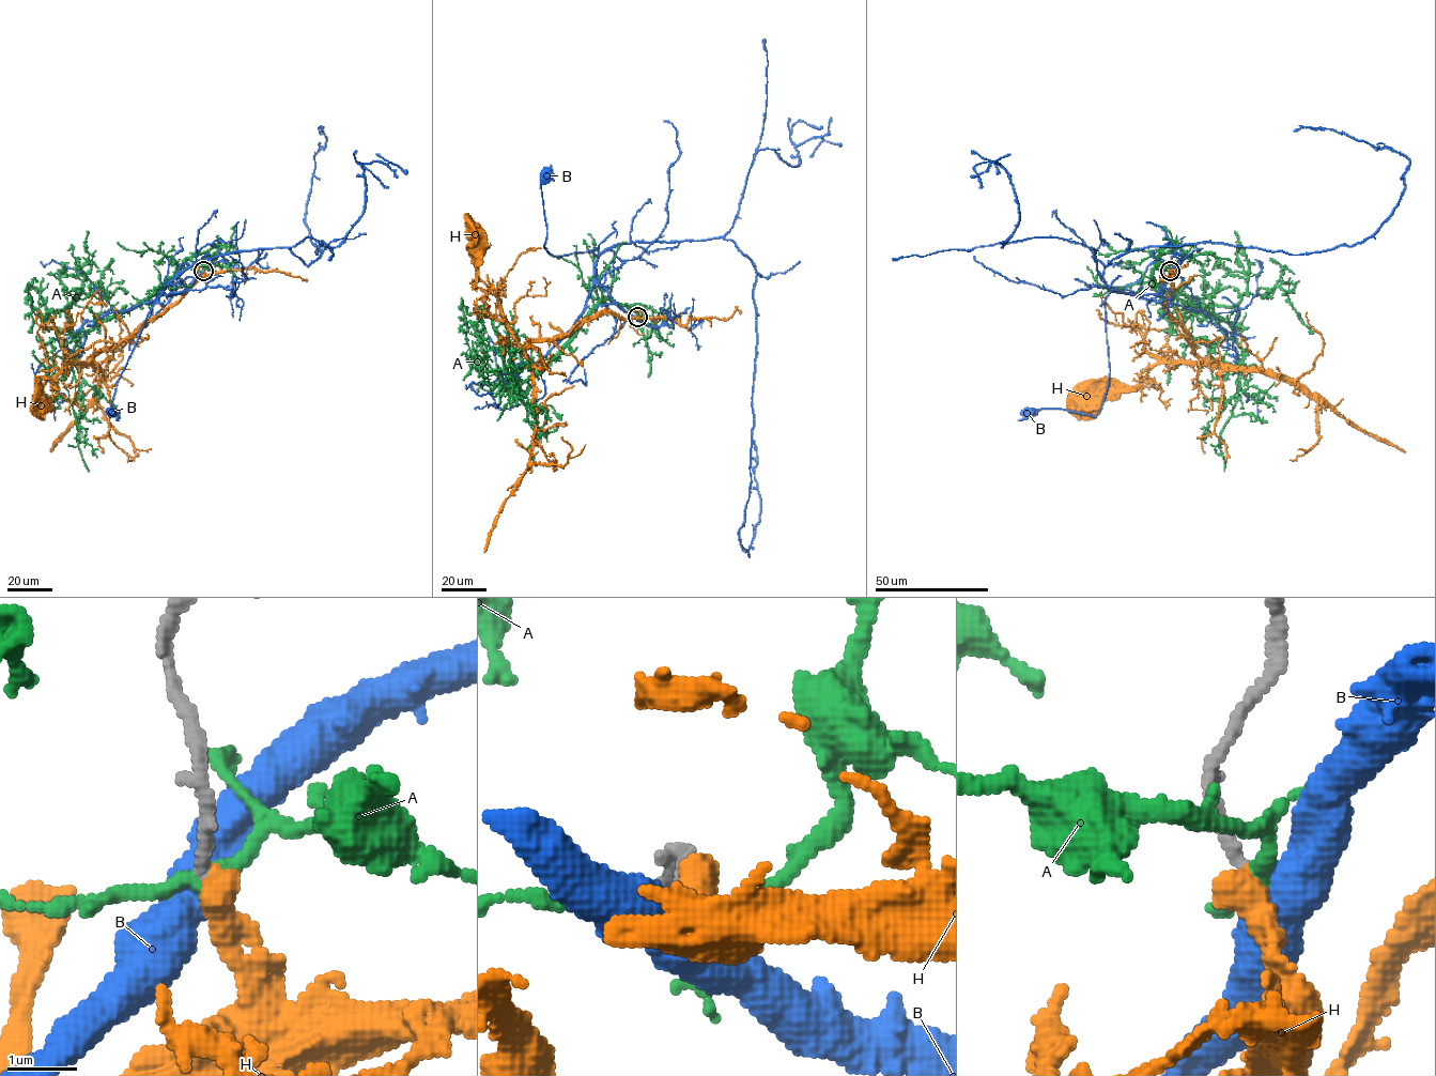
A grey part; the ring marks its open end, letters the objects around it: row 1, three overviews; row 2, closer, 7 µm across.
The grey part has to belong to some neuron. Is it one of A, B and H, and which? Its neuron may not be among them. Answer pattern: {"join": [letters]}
{"join": ["H"]}

